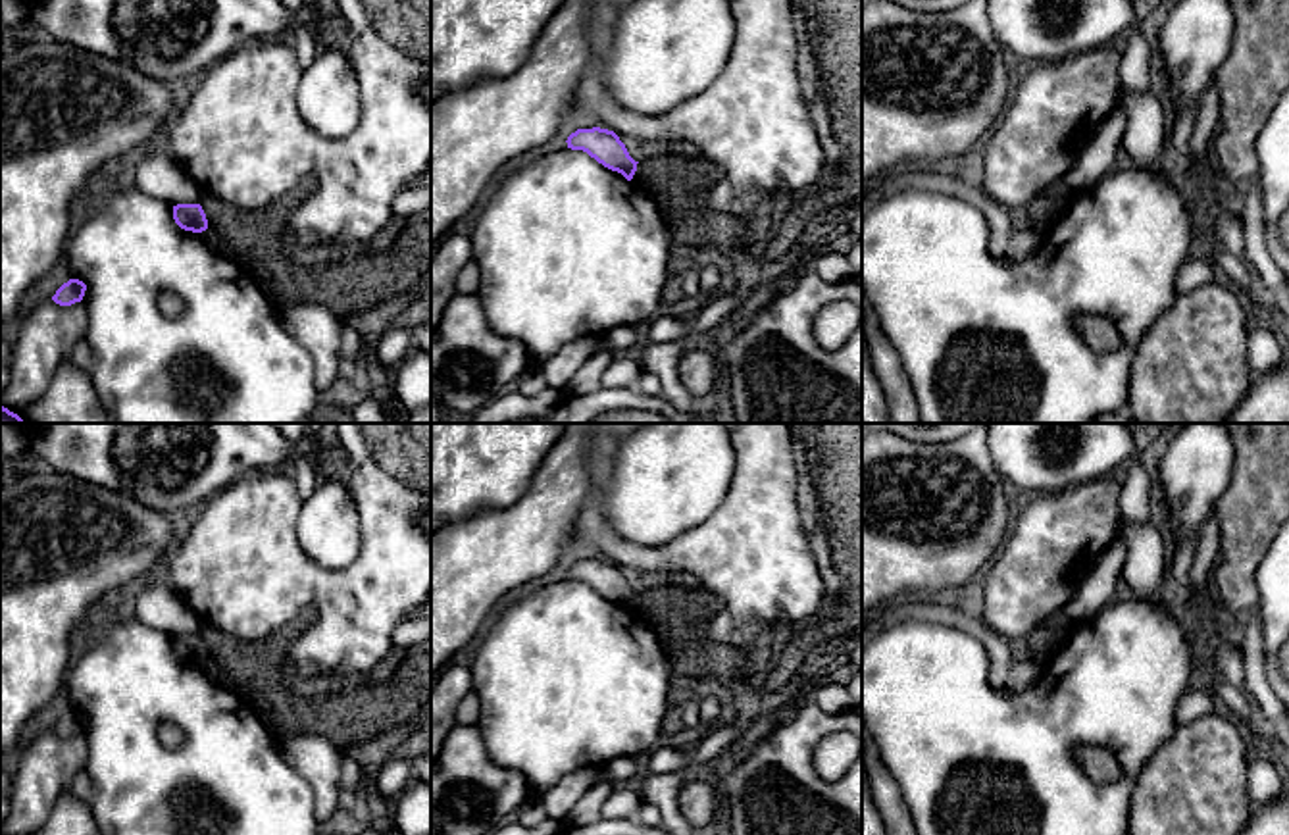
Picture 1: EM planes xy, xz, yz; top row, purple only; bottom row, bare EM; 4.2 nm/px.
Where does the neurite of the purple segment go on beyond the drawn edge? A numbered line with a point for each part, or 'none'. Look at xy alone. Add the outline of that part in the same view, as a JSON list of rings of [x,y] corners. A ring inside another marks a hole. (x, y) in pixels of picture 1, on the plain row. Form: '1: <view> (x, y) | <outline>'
none

